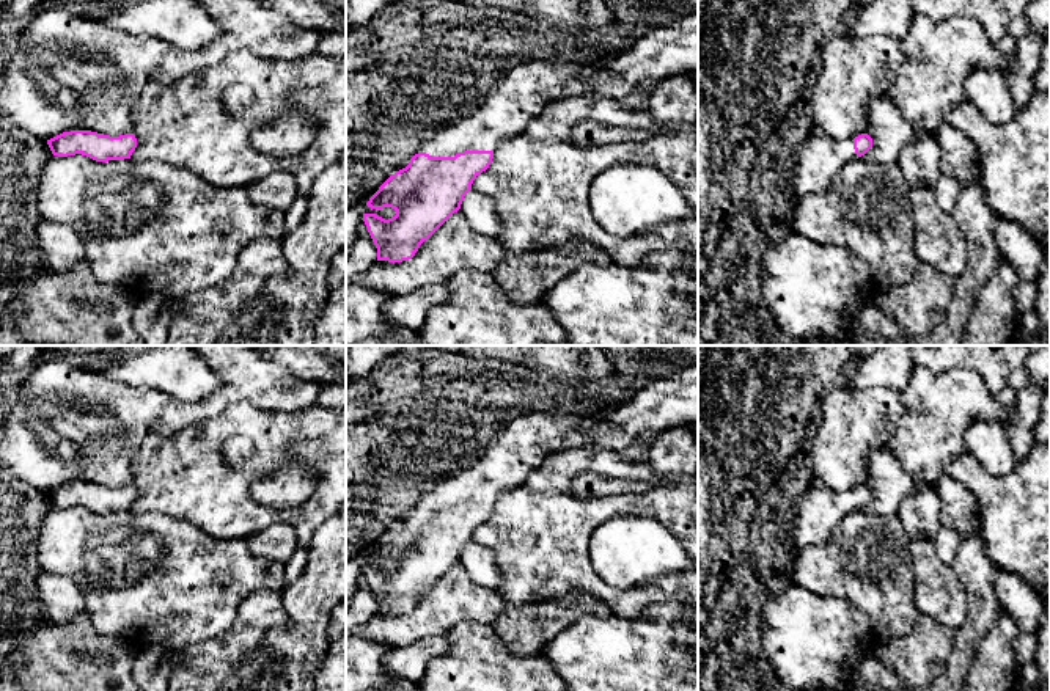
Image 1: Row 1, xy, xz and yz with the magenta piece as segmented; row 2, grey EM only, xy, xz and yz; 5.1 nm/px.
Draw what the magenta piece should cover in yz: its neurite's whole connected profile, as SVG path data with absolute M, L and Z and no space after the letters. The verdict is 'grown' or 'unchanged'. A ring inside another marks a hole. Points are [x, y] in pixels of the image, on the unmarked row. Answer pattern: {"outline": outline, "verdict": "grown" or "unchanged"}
{"outline": "M816 482L794 503L792 542L797 550L824 543L830 539L838 523L854 510L865 507L872 499L872 490L861 485L854 492L838 492Z", "verdict": "grown"}

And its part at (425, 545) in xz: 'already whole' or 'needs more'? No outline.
needs more

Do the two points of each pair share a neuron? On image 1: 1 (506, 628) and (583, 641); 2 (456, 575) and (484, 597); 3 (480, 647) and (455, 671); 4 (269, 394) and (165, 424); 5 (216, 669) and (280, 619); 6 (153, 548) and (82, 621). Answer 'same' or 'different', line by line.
1: different
2: same
3: same
4: same
5: same
6: different

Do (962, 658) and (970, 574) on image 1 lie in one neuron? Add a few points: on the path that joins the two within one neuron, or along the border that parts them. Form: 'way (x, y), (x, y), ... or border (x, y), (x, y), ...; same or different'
way (969, 638), (978, 621), (978, 594); same

